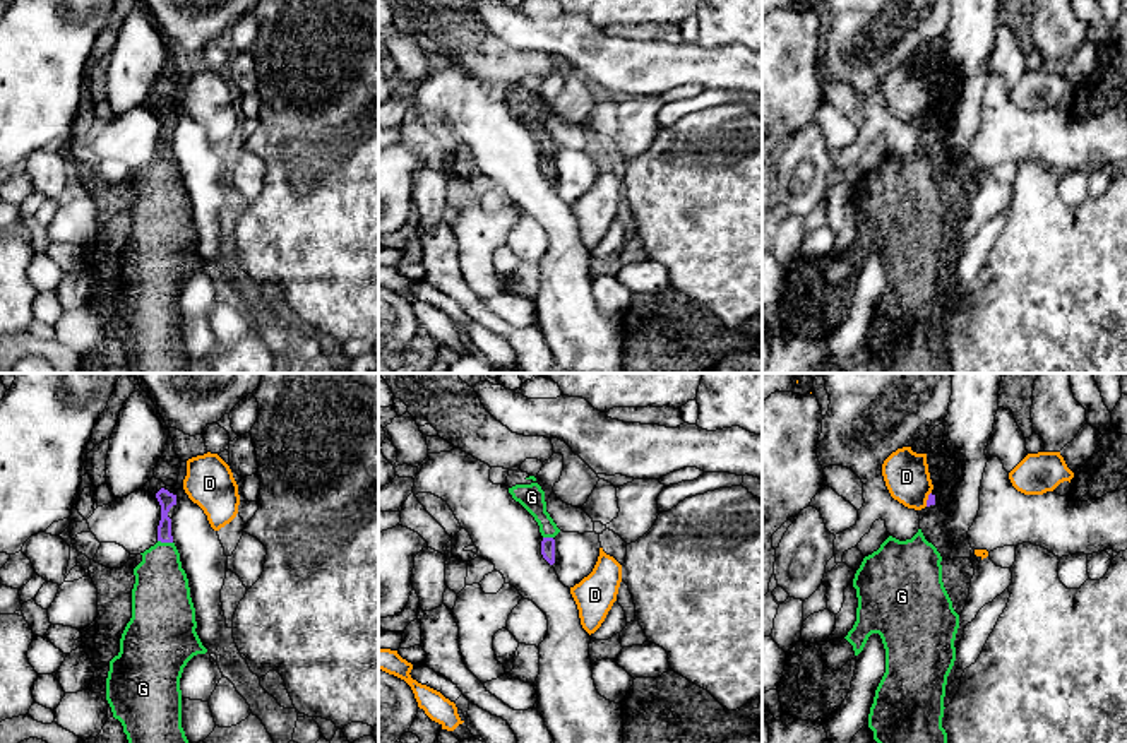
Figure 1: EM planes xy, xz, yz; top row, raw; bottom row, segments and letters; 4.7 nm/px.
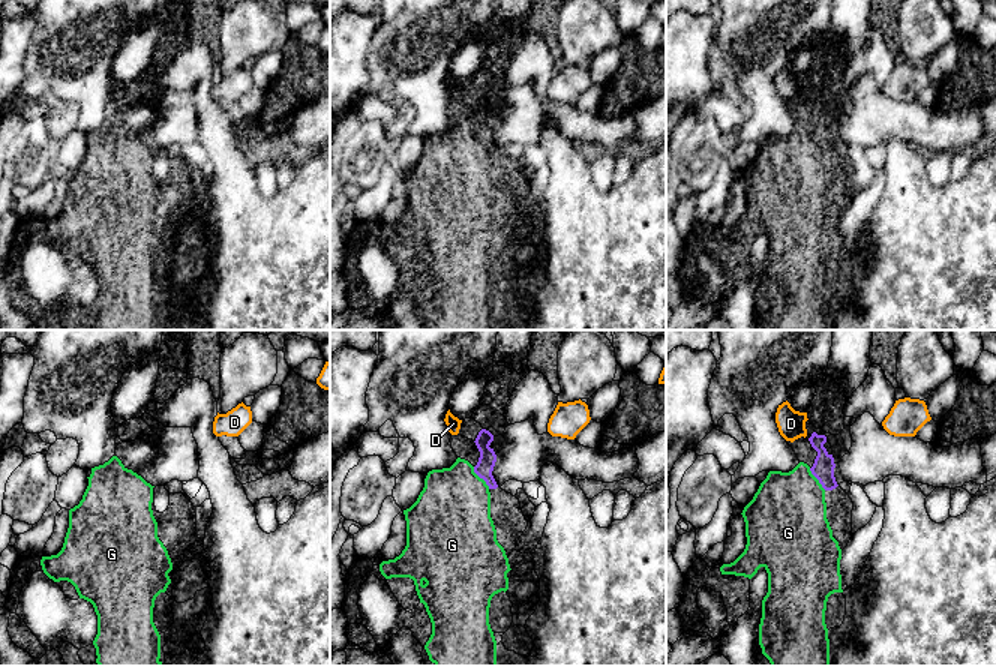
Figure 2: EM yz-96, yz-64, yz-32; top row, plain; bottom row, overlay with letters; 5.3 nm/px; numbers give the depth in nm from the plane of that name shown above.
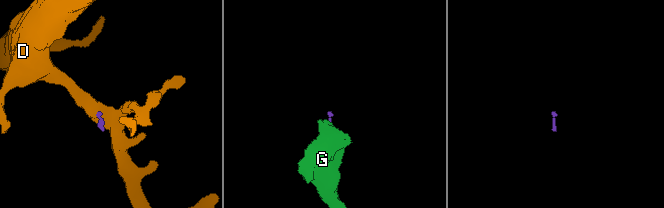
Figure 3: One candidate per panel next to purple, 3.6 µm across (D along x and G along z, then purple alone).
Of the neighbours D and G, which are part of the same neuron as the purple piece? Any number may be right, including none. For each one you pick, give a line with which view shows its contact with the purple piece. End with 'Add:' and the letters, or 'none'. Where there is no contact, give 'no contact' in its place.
G: contact in xy
Add: G

